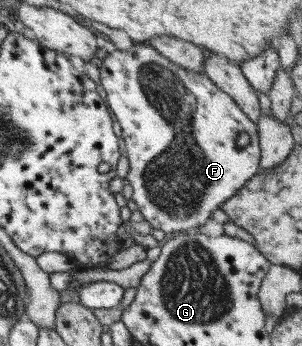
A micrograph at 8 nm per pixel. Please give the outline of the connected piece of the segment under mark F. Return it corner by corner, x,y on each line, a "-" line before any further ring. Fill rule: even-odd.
135,43
127,51
115,50
107,53
99,68
99,84
105,91
107,106
113,114
113,118
119,123
121,138
125,144
125,156
128,160
128,173
123,179
131,186
131,200
137,206
142,219
149,224
151,229
161,230
166,236
177,234
183,230
198,229
211,217
211,212
220,208
220,204
231,198
246,182
259,170
260,146
256,125
251,119
239,110
239,107
225,94
221,92
202,72
191,72
179,68
161,56
147,43

